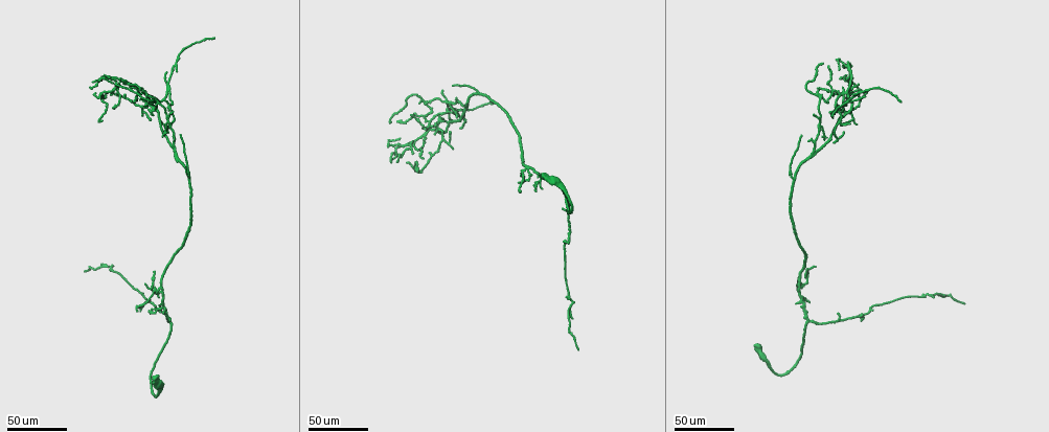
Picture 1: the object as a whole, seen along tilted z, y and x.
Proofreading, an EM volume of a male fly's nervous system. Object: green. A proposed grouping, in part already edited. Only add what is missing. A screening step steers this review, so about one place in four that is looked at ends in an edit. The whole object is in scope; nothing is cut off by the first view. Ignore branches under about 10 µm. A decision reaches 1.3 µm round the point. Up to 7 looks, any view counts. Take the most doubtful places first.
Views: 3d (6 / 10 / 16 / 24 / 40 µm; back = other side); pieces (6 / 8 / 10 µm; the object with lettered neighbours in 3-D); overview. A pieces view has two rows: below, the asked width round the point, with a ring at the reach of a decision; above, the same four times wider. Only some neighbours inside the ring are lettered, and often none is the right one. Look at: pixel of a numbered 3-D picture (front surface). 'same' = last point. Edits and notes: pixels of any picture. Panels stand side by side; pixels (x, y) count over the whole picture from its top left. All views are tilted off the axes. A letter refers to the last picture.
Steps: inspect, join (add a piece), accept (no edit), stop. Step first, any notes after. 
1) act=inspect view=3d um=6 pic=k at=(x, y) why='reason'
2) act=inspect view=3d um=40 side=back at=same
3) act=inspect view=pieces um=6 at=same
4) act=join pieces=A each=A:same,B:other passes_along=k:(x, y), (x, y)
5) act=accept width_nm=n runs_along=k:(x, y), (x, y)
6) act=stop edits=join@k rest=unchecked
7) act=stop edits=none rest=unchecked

act=inspect view=3d um=40 pic=1 at=(176, 71) why='tapers out'

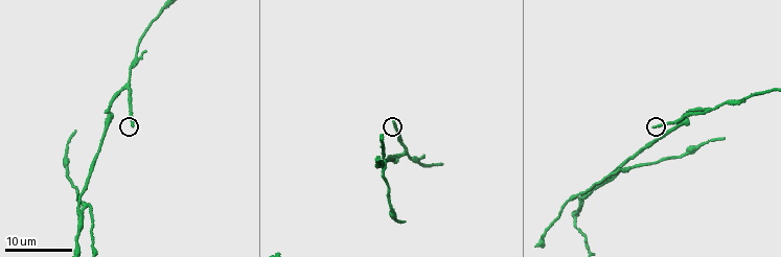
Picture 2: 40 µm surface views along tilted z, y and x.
act=inspect view=pieces um=10 pic=2 at=(134, 127)

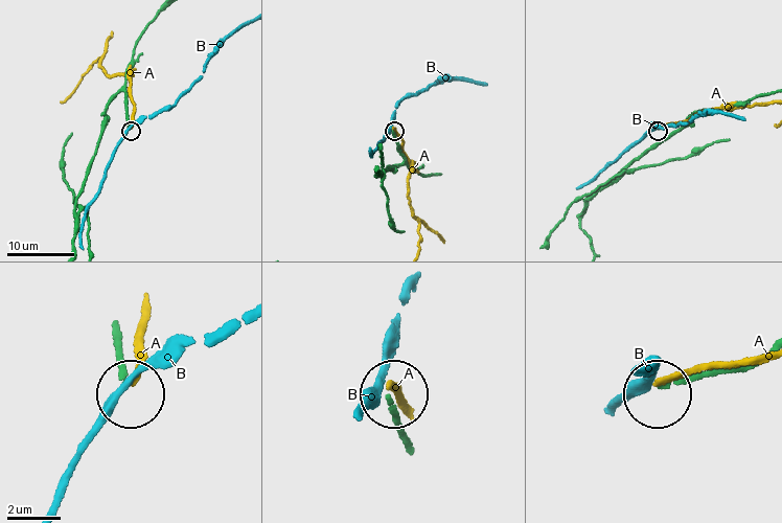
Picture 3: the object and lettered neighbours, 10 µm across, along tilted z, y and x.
act=accept each=A:other,B:other found='no lettered piece goes on from it'

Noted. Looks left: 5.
act=inspect view=3d um=40 pic=1 at=(444, 122) why='branch stops here'

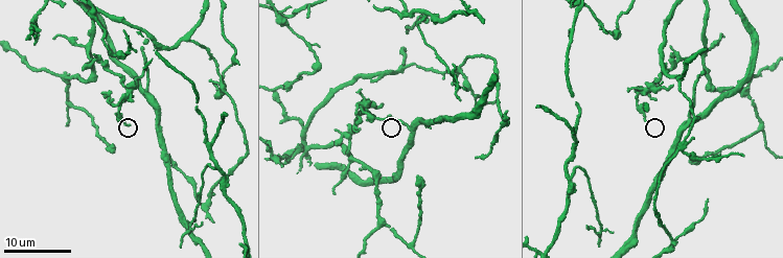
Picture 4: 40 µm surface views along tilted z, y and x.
act=inspect view=pieces um=6 pic=4 at=(645, 122) why='see the neighbours'

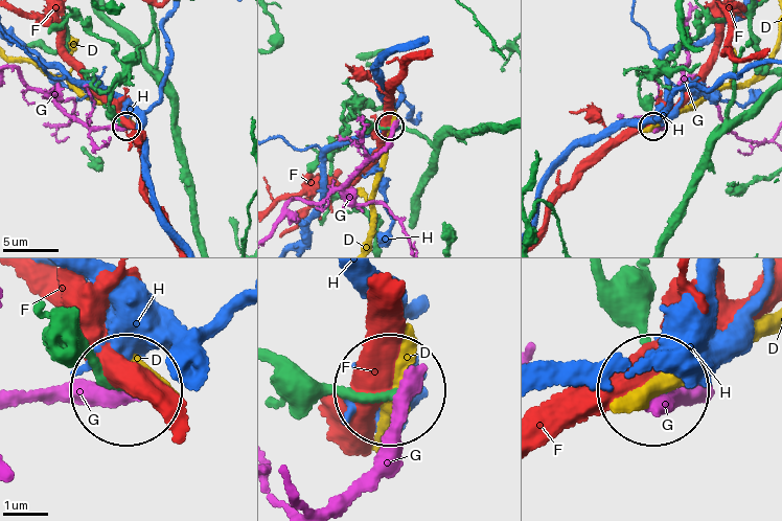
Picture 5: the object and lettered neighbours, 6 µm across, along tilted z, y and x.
act=accept width_nm=170 each=D:other,F:other,G:other,H:other runs_along=5:(597, 278), (659, 382) found='none of them fits'

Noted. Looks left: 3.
act=inspect view=3d um=24 pic=4 at=(673, 86) why='branch stops here'

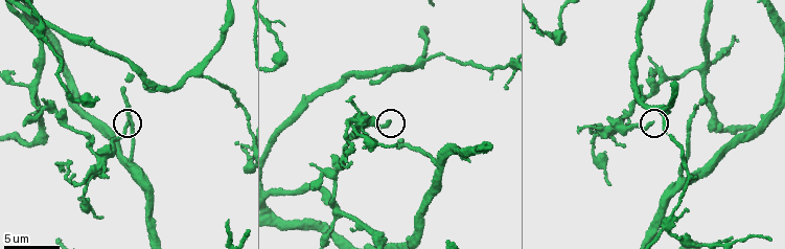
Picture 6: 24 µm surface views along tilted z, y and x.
act=inspect view=pieces um=10 pic=6 at=(653, 121) why='see the neighbours'

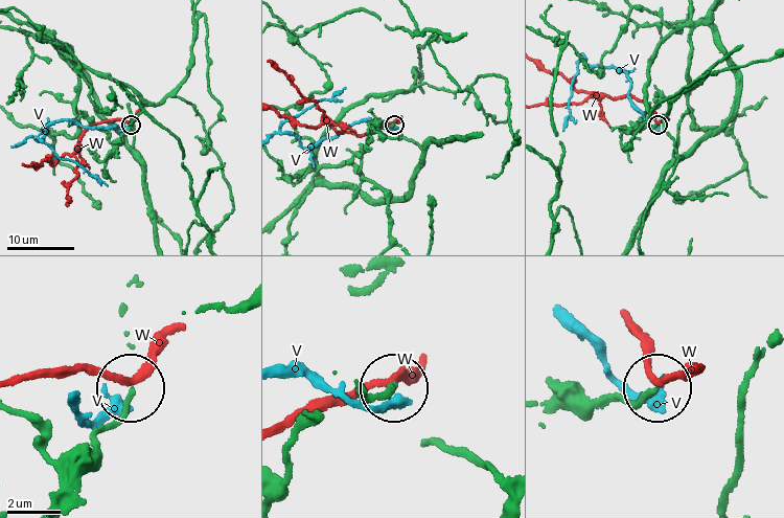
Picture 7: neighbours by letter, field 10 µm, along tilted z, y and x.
act=accept each=V:other,W:other found='no lettered piece goes on from it'

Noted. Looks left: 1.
act=stop edits=none rest=unchecked

